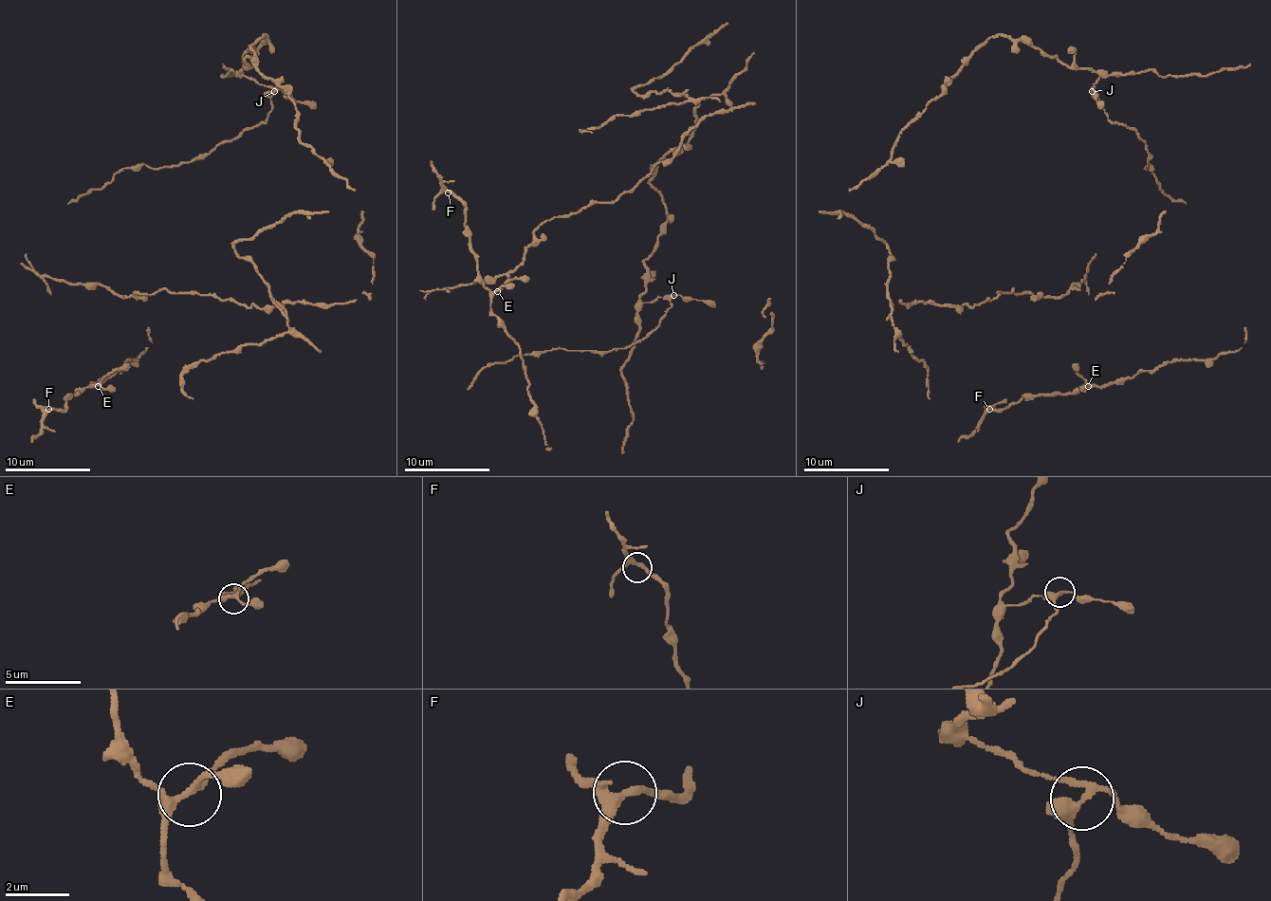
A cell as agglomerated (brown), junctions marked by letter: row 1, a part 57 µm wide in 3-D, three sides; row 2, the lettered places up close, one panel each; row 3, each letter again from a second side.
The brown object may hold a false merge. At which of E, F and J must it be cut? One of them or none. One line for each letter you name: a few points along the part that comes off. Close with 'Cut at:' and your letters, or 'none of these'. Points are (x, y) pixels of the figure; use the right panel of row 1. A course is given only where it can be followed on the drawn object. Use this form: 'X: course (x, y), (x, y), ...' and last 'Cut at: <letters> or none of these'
J: course (1092, 91), (1109, 120), (1131, 127), (1146, 142), (1146, 168), (1150, 168), (1160, 189), (1187, 204)
Cut at: J

